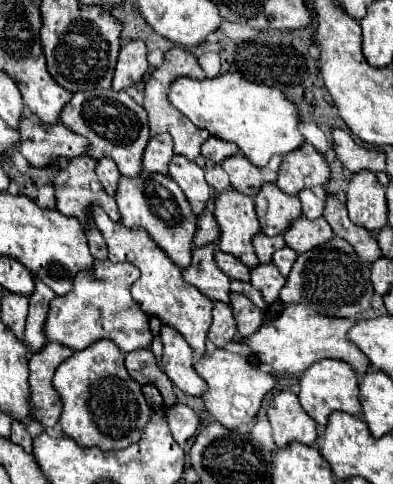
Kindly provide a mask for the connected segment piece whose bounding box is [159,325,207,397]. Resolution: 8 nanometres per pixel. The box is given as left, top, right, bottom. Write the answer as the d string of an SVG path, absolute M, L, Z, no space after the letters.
M167 325L161 327L159 337L163 341L161 369L165 371L165 375L183 393L201 397L207 391L207 385L193 369L193 349L189 349L189 345L185 345L185 339L181 337L181 333L167 329Z

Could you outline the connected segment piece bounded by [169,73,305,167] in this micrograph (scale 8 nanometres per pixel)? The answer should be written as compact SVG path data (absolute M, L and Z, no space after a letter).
M225 73L215 79L177 79L171 85L169 101L199 129L207 129L213 137L235 143L241 153L255 165L265 167L273 155L297 151L305 137L299 133L297 107L275 87L257 85L239 73Z

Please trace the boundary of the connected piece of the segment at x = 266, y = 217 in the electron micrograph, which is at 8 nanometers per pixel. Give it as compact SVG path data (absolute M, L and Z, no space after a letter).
M265 185L265 189L261 189L261 193L255 197L255 207L261 231L269 237L283 235L289 225L303 215L301 201L281 193L277 185Z

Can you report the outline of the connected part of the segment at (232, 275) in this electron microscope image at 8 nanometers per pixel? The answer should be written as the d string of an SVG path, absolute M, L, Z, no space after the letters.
M215 251L215 263L217 267L229 277L229 279L237 279L237 281L249 281L249 267L241 265L241 261L237 261L237 257L223 253L223 251Z

